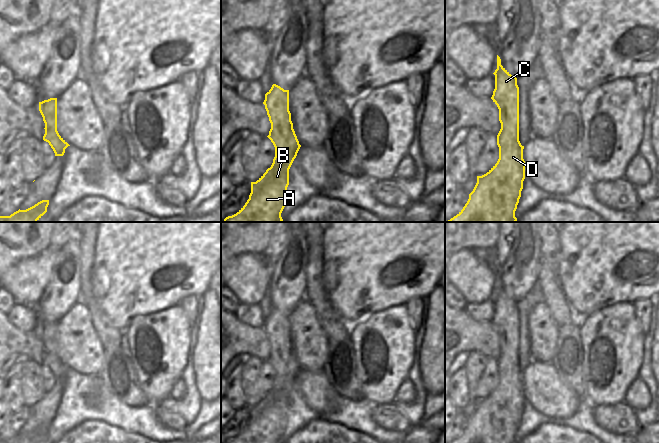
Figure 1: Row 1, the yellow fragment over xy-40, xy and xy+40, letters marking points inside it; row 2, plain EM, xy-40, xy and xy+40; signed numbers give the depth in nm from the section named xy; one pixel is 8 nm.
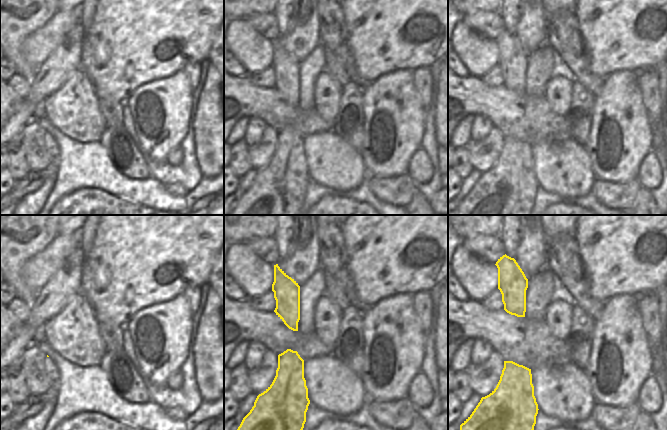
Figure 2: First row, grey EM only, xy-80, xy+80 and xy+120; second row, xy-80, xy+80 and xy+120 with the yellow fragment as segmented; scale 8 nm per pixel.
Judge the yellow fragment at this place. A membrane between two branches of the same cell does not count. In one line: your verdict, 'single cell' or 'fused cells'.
single cell

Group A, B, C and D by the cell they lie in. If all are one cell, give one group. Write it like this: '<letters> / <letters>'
A B C D

